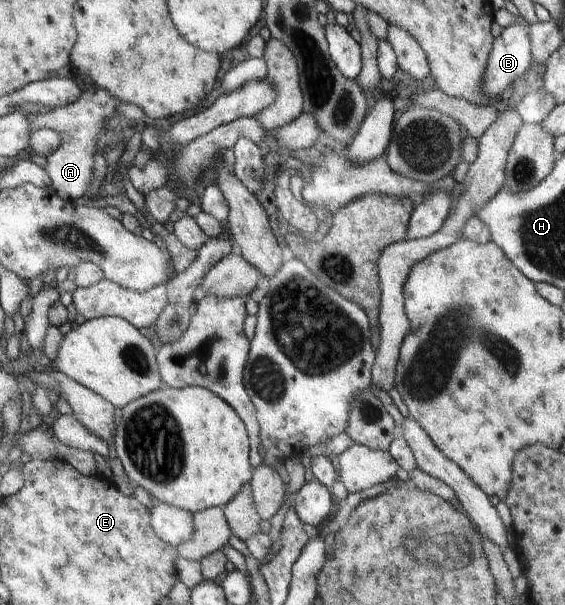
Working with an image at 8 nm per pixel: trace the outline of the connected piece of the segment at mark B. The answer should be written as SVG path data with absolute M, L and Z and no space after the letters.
M518 16L511 26L504 27L499 36L491 42L491 49L485 66L485 93L491 101L498 97L502 90L518 86L527 81L530 74L529 40L526 34L526 25Z

